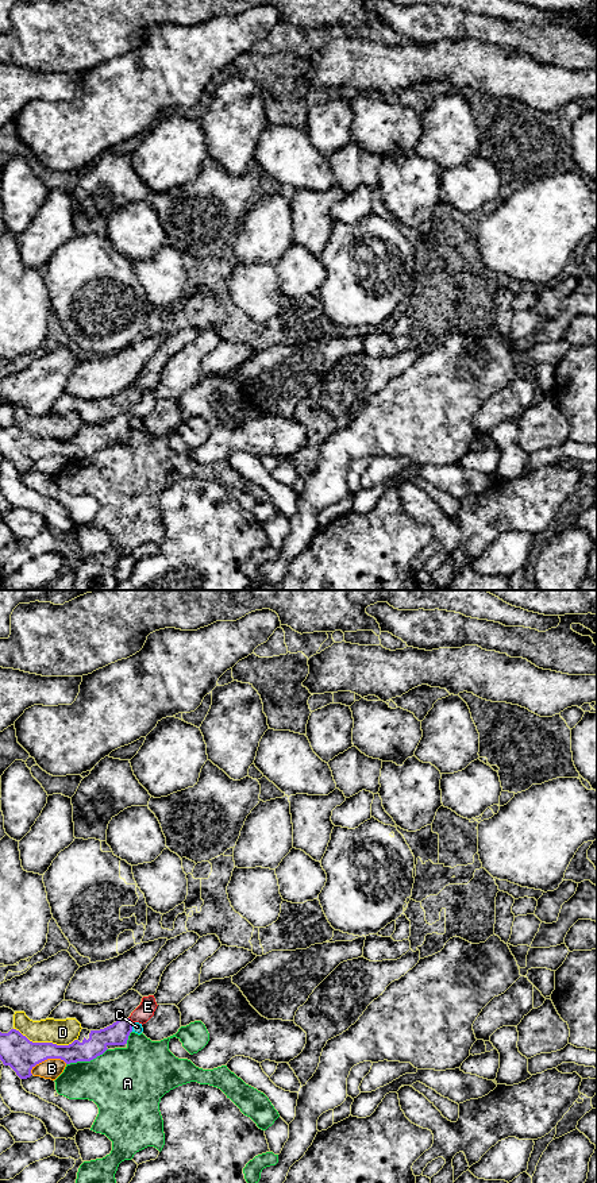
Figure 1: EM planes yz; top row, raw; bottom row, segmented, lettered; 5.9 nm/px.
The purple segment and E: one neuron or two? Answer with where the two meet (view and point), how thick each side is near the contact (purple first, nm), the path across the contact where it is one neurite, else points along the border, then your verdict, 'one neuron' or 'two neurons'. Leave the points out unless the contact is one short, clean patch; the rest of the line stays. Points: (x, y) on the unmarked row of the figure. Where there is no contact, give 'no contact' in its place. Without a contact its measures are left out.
meets purple in yz at (130, 415); 130 nm thick on the purple side, 100 nm on the other; runs through yz (118, 428), (130, 415), (145, 405); one neuron

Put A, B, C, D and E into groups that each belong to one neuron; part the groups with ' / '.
A / B / C / D / E

